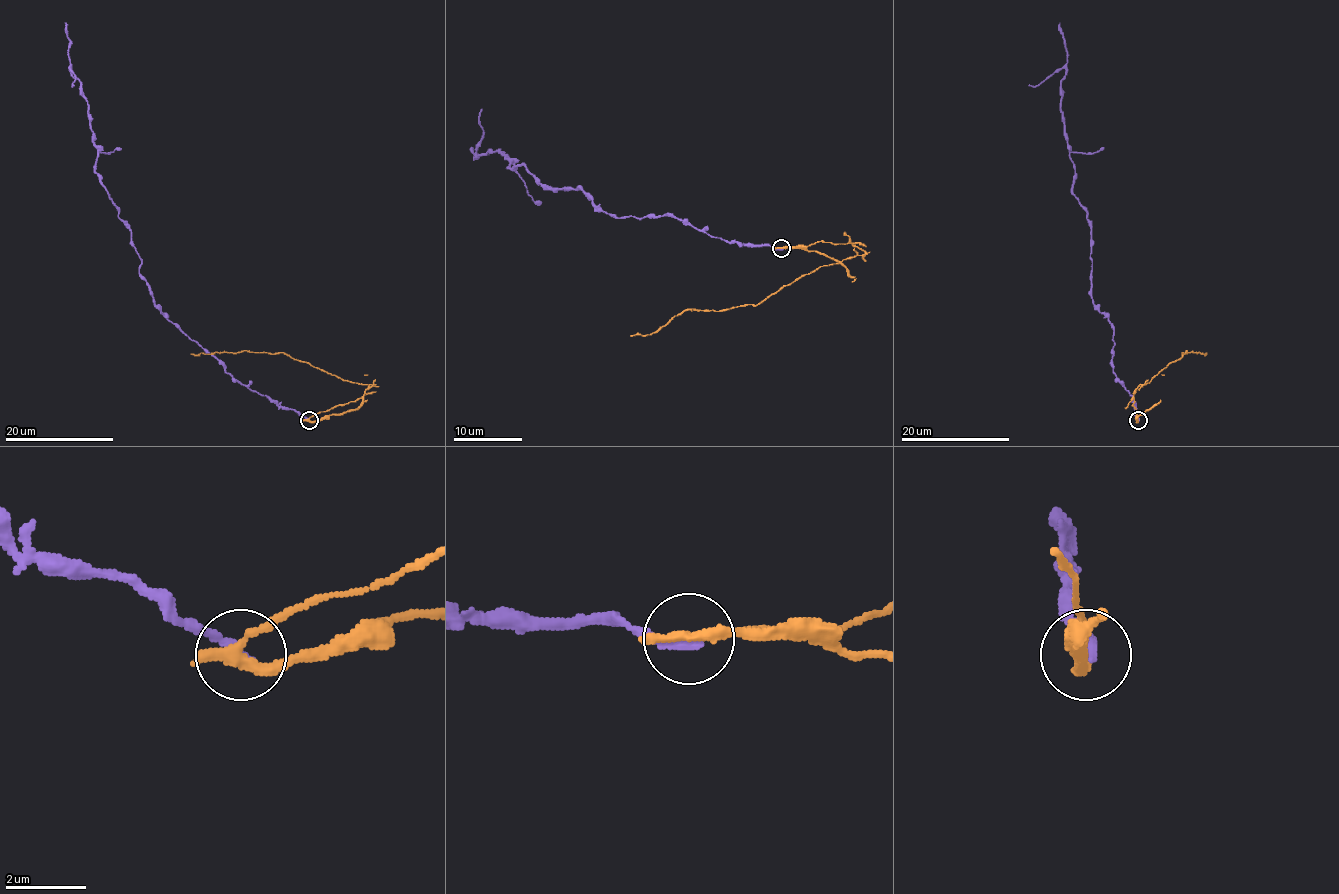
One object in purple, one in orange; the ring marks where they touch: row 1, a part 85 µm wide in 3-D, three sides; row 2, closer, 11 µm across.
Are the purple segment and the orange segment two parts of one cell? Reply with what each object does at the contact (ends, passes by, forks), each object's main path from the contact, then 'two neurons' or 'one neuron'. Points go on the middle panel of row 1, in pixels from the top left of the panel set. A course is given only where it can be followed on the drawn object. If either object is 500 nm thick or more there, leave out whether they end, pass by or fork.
purple ends | orange passes by | purple via (780, 248), (675, 216), (614, 218), (498, 149), (469, 149) | orange via (780, 248), (847, 242), (856, 254), (823, 265), (759, 303), (718, 311), (683, 310), (650, 334), (630, 336) | two neurons

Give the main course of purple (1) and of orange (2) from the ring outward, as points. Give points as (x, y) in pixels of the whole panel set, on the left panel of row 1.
1: (308, 419), (238, 383), (155, 304), (139, 272), (131, 228), (95, 171), (87, 99), (72, 75), (64, 22)
2: (308, 419), (339, 405), (356, 402), (368, 386), (342, 380), (283, 353), (246, 350), (190, 353)

